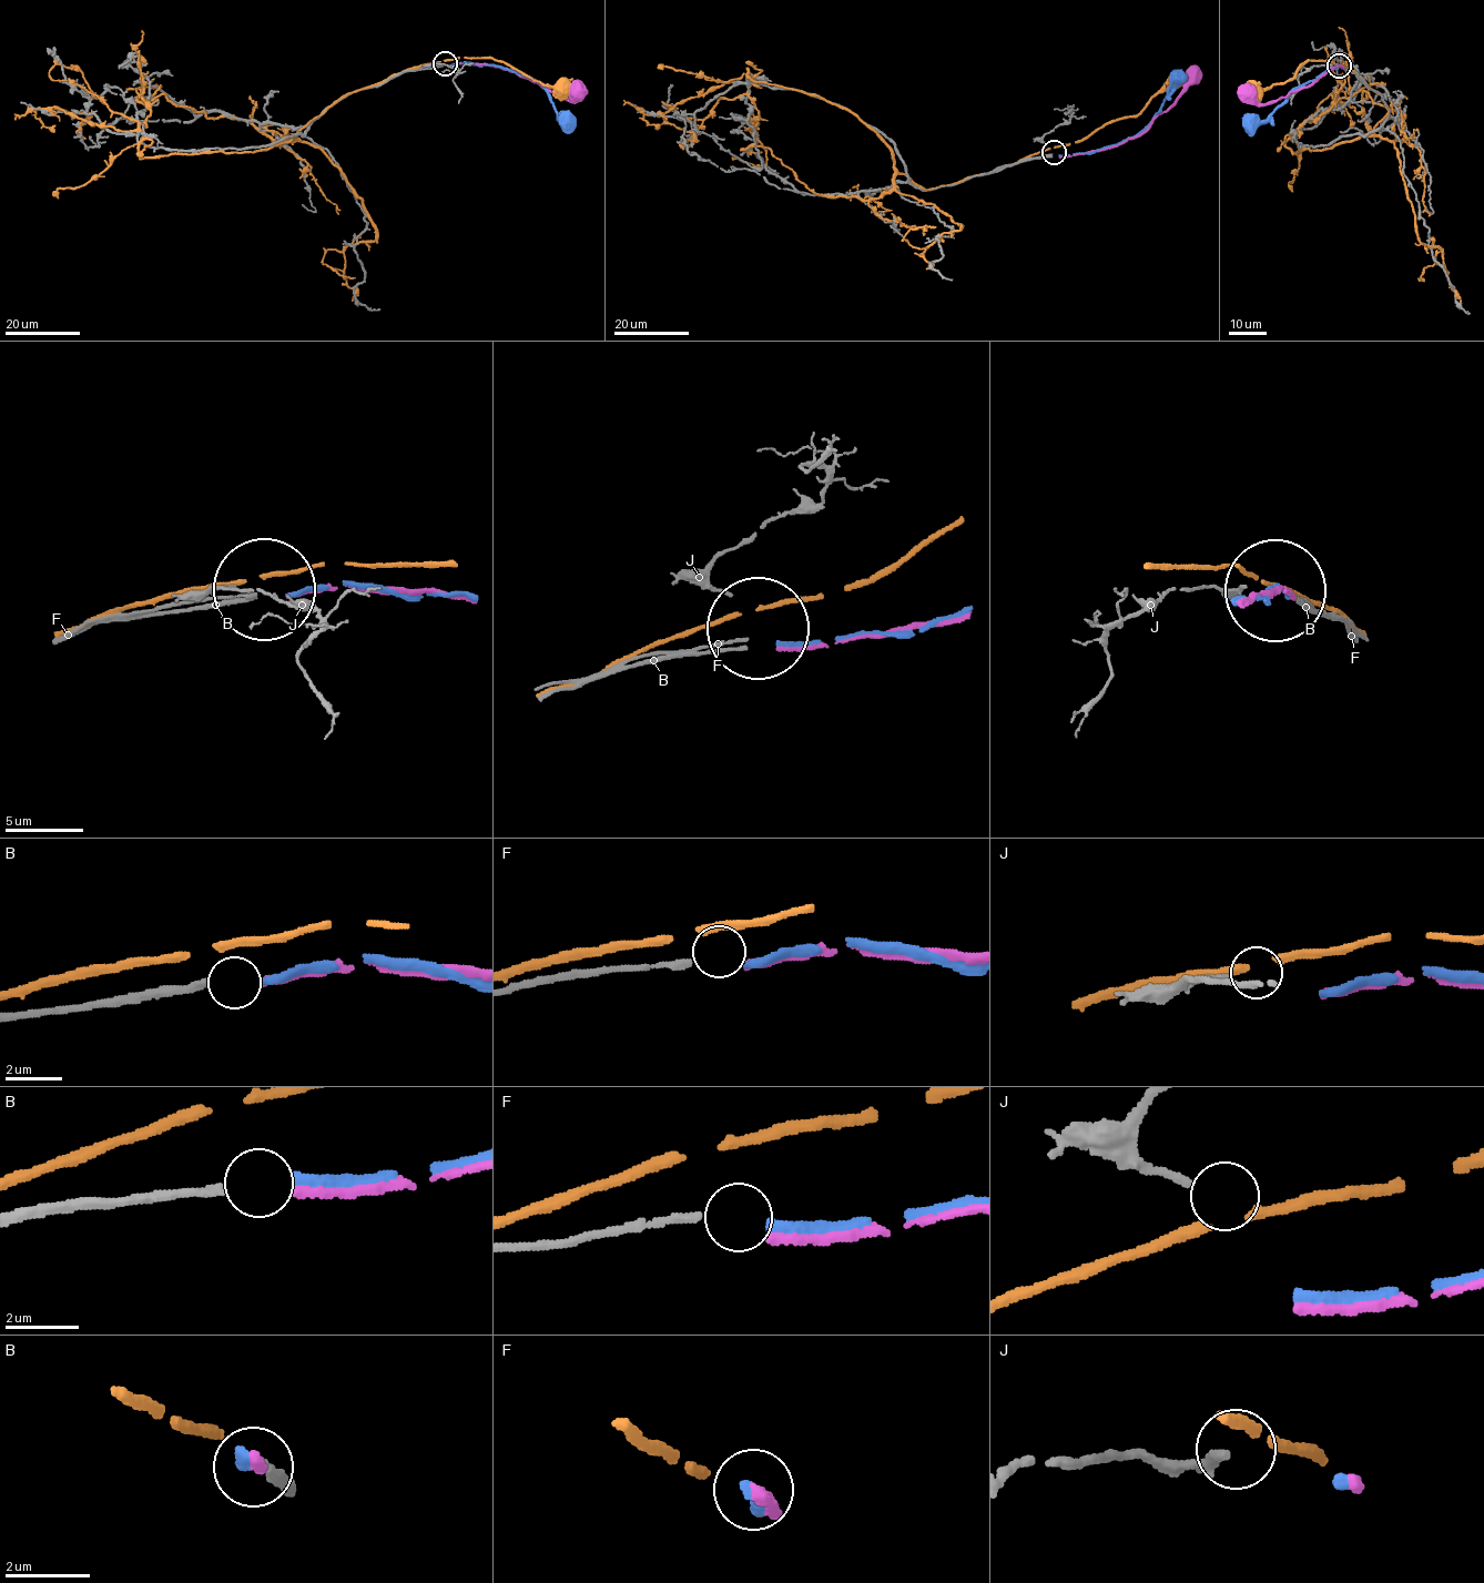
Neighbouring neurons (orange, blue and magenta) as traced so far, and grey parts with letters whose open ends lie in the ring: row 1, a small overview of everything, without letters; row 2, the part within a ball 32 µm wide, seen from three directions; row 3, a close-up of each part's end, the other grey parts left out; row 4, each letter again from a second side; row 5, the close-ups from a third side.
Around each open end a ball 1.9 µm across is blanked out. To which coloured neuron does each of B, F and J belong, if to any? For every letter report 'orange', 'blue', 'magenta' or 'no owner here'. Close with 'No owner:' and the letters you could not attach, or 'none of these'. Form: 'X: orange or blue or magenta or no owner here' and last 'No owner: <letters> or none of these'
B: blue
F: no owner here
J: no owner here
No owner: F, J

